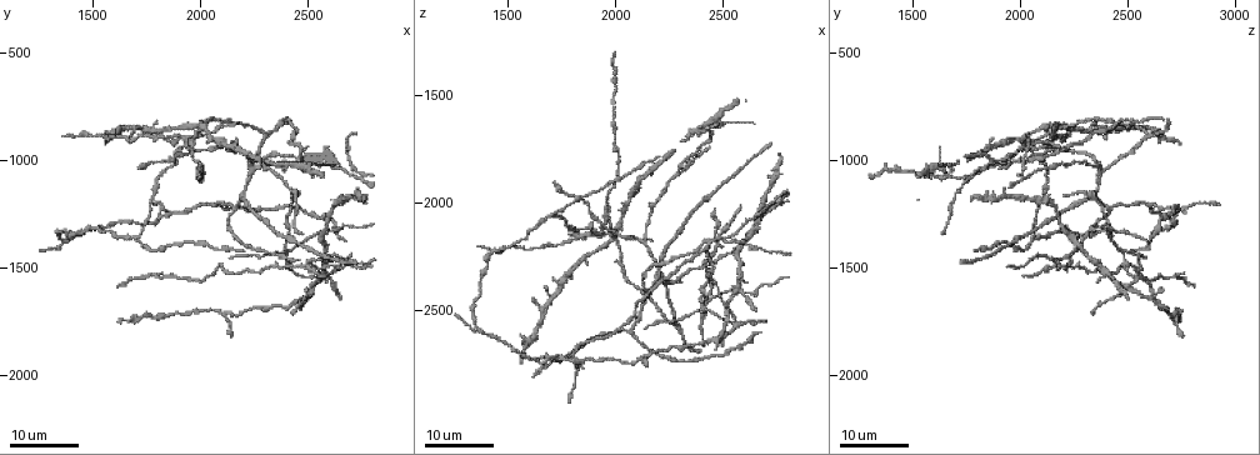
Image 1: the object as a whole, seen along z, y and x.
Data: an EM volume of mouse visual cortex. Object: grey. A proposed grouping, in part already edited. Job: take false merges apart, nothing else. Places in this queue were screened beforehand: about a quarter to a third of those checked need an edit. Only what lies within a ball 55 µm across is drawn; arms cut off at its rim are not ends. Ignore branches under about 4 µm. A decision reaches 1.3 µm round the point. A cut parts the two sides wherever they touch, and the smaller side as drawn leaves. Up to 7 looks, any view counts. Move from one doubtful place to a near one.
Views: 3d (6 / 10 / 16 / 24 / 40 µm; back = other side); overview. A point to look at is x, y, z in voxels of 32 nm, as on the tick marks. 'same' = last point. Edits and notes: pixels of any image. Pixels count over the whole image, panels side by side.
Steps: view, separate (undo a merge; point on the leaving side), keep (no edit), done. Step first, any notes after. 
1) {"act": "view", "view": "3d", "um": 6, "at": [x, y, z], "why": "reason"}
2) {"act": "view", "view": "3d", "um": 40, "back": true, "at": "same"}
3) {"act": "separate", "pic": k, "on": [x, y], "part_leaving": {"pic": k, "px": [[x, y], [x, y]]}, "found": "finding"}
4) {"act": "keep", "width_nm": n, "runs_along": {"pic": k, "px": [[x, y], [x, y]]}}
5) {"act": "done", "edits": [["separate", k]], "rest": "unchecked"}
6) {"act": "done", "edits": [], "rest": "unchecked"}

{"act": "view", "view": "3d", "um": 16, "at": [2420, 1420, 2480], "why": "four arms meet"}

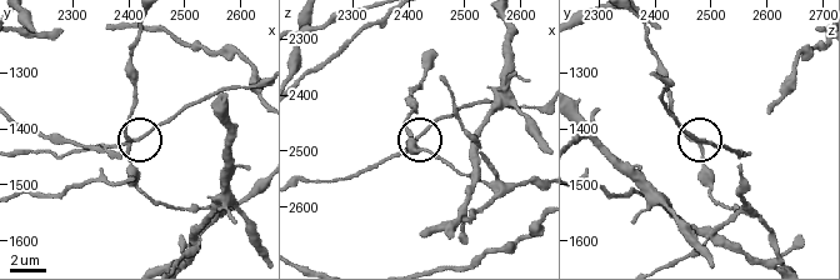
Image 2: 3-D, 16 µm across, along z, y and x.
{"act": "view", "view": "3d", "um": 6, "at": [2410, 1420, 2475], "why": "closer look"}

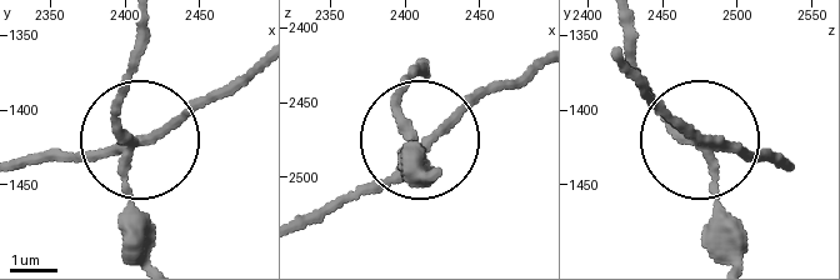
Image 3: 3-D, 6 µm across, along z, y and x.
{"act": "separate", "pic": 3, "on": [184, 113], "arms": 4, "part_leaving": {"pic": 3, "px": [[713, 145], [625, 70]]}, "found": "a second neuron is stuck on"}

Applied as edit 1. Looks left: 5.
{"act": "view", "view": "overview", "why": "see it whole again"}

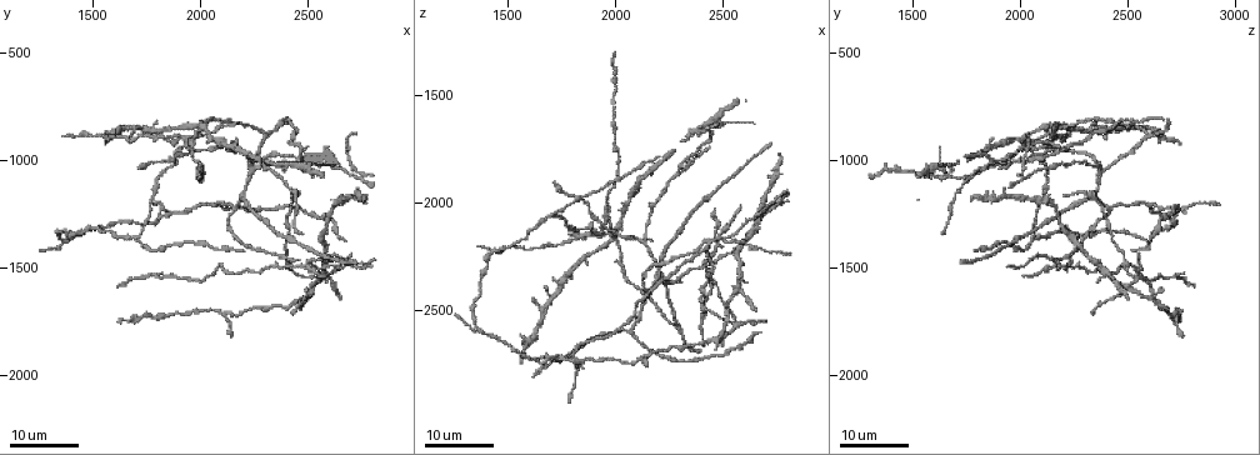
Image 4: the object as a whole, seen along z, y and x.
{"act": "view", "view": "3d", "um": 24, "at": [2470, 1500, 2170], "why": "four or more arms meet"}

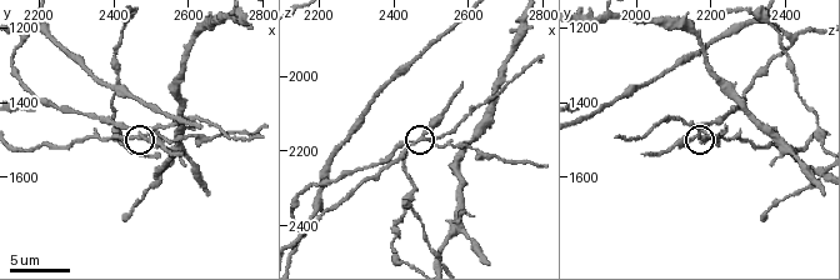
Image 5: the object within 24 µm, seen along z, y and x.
{"act": "view", "view": "3d", "um": 6, "at": [2470, 1490, 2170]}

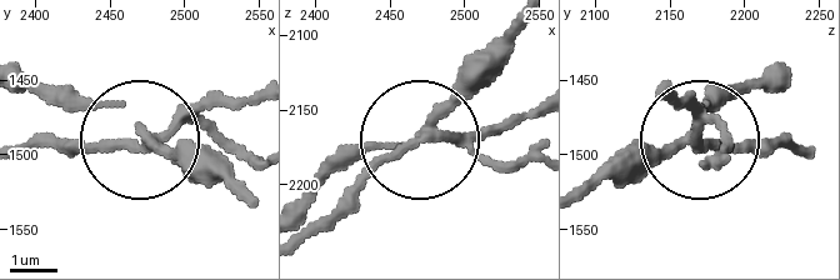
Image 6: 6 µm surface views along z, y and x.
{"act": "separate", "pic": 6, "on": [214, 121], "width_nm": 190, "part_leaving": {"pic": 6, "px": [[148, 136], [20, 149]]}, "found": "a second neuron is stuck on"}

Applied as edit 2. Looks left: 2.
{"act": "done", "edits": [["separate", 3], ["separate", 6]], "rest": "unchecked"}

